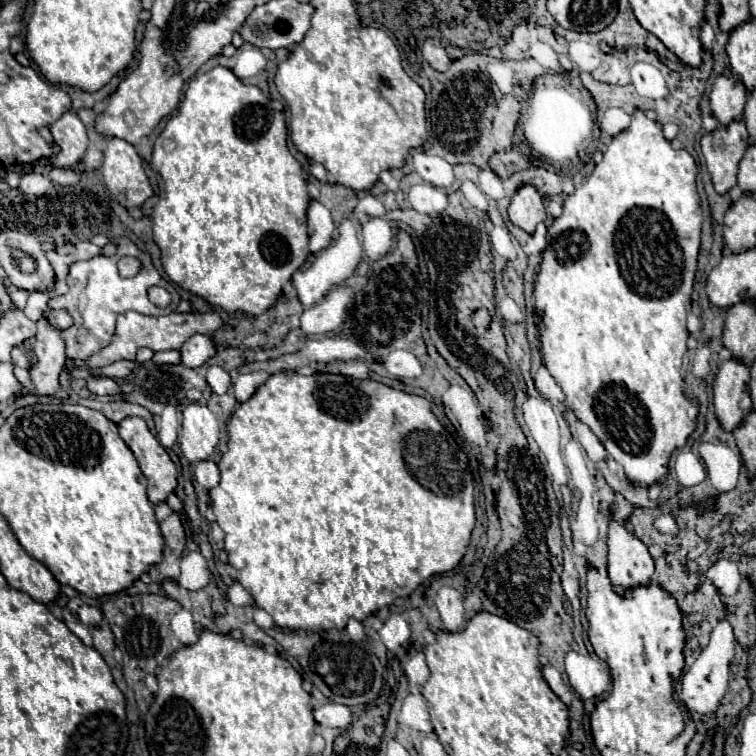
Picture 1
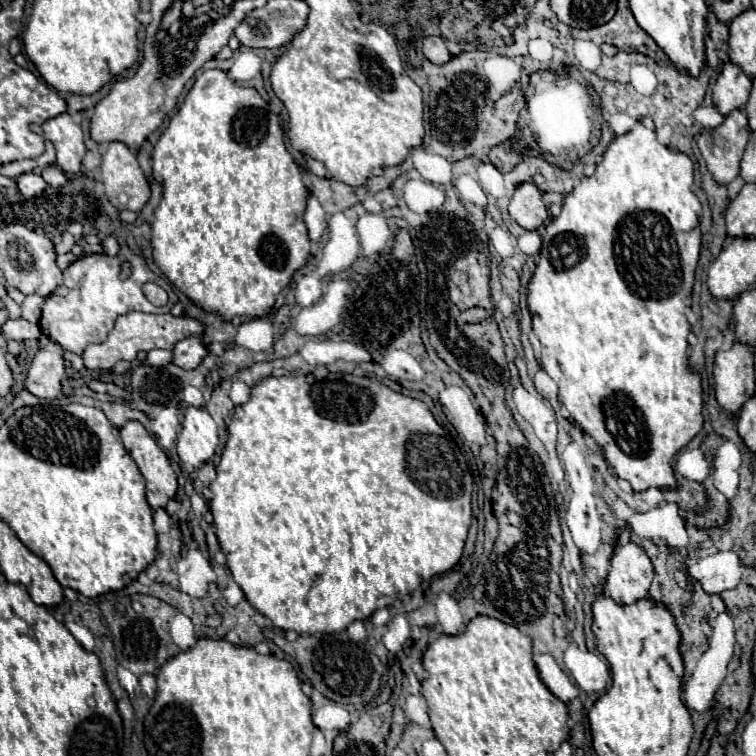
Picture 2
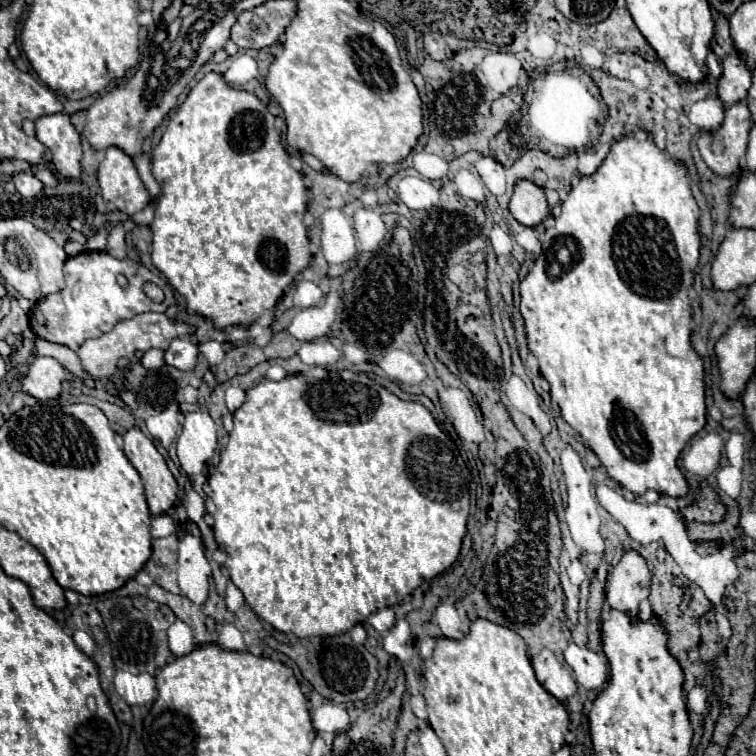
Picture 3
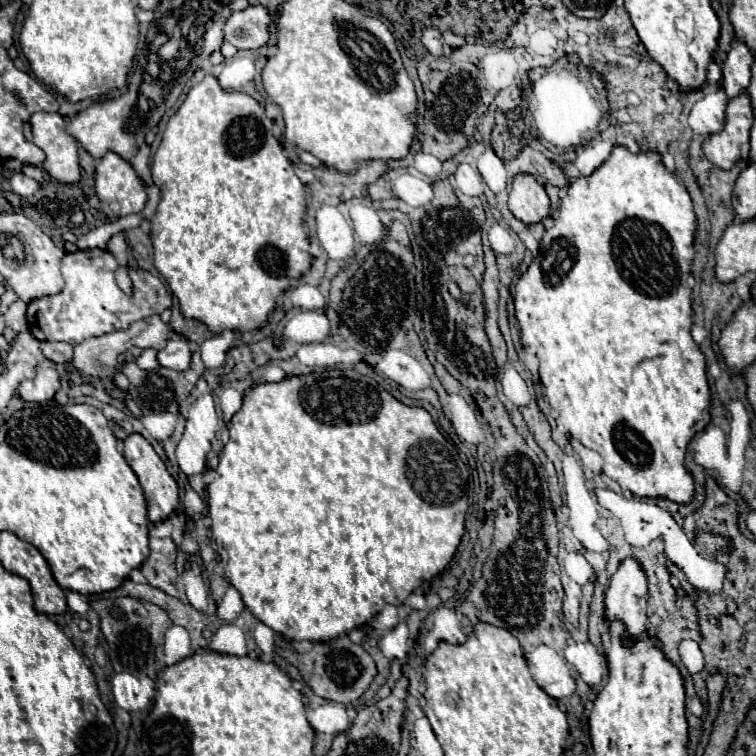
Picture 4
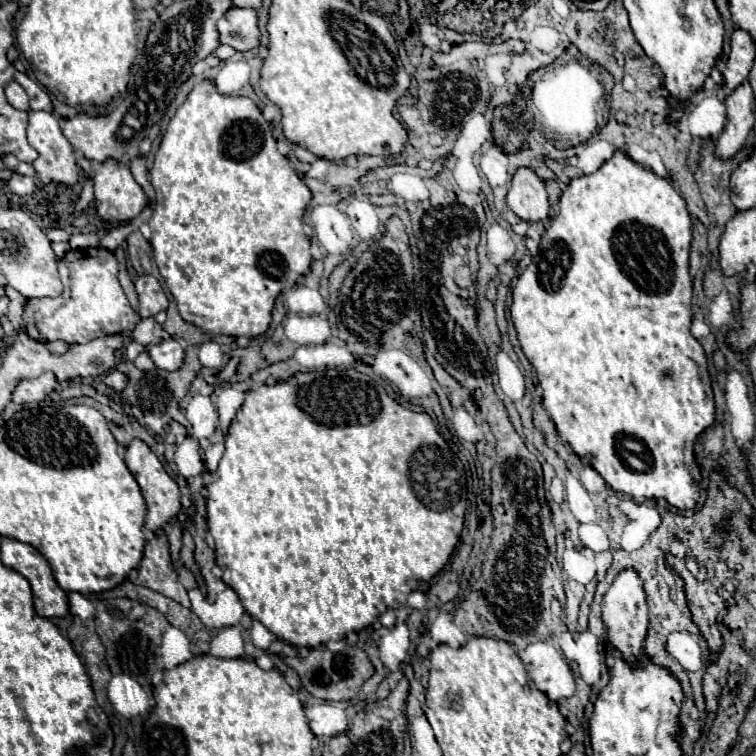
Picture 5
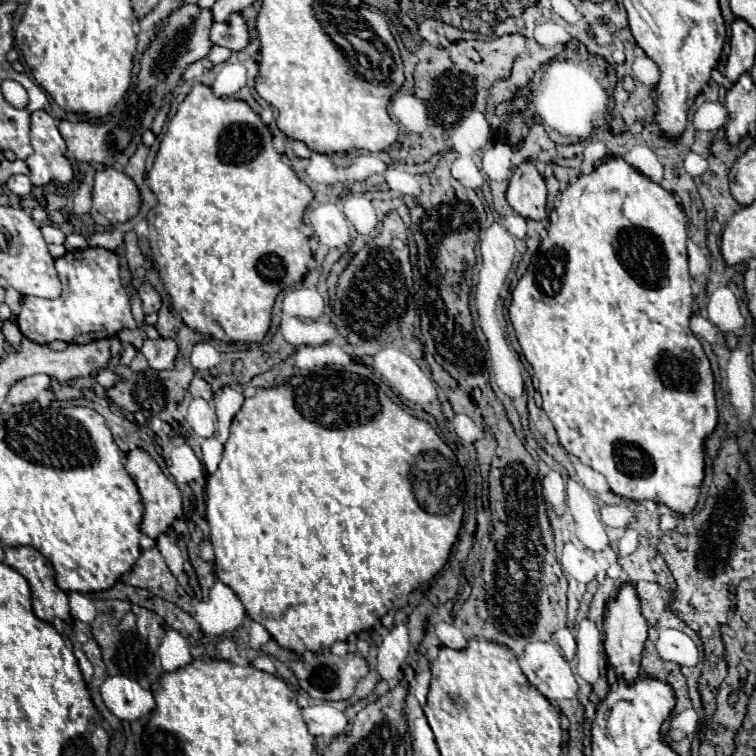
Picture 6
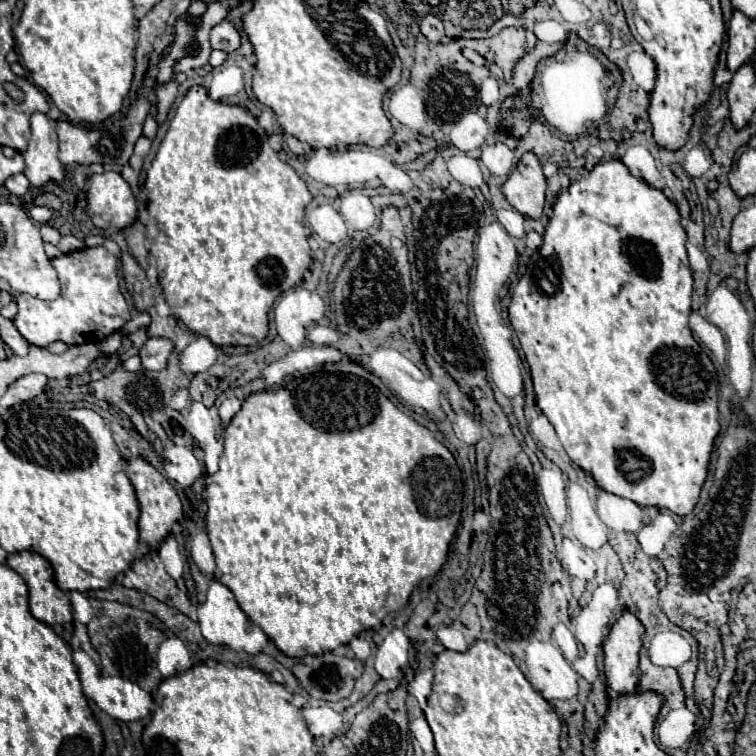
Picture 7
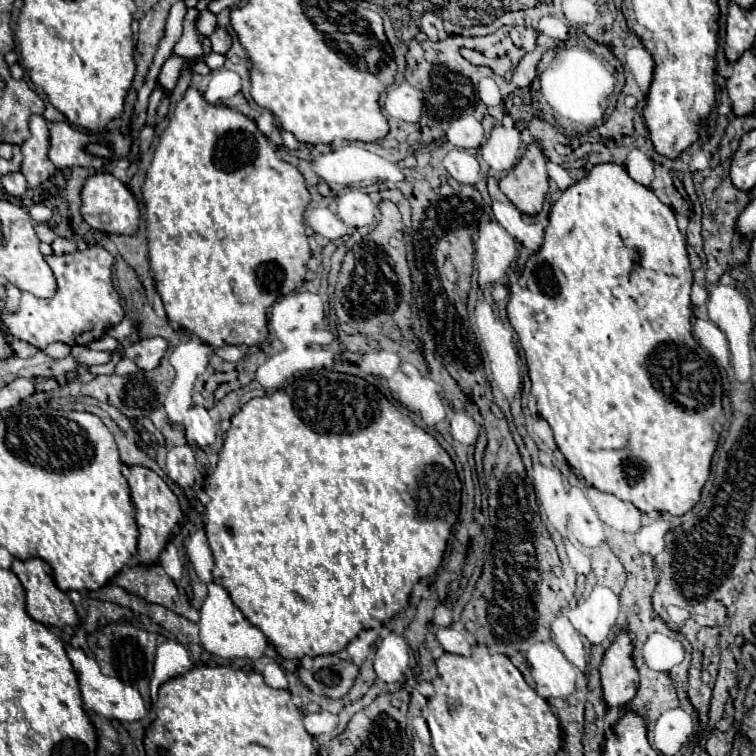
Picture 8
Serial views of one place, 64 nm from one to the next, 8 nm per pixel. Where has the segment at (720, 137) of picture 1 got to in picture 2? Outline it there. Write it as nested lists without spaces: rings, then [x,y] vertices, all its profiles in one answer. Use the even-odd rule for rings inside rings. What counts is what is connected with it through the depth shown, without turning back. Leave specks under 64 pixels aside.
[[[734,110],[710,136],[698,138],[698,148],[718,184],[728,184],[740,174],[740,158],[746,150],[748,136],[750,126],[746,114]]]

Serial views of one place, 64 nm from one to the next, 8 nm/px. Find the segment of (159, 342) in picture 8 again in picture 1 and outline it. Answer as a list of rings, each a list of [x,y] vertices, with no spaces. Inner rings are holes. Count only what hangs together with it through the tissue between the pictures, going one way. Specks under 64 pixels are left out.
[[[194,334],[192,338],[188,338],[184,342],[184,346],[180,348],[180,356],[182,356],[182,364],[186,368],[198,368],[202,366],[208,358],[212,358],[216,354],[216,346],[210,340],[210,336],[202,336],[202,334]]]

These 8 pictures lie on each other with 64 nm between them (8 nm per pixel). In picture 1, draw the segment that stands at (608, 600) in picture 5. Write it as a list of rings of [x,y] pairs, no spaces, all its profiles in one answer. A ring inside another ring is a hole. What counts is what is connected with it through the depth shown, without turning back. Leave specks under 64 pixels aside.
[[[610,522],[610,530],[608,530],[608,578],[610,578],[616,594],[626,594],[628,590],[632,590],[632,586],[648,586],[652,574],[654,574],[654,560],[652,560],[648,548],[628,530],[626,524]]]

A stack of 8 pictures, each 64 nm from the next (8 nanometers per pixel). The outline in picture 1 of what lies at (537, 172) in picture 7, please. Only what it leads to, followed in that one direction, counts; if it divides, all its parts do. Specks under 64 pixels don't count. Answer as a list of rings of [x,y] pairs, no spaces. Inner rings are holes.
[[[530,184],[522,186],[512,196],[512,202],[508,206],[508,216],[510,216],[512,224],[520,226],[528,234],[532,234],[540,222],[548,220],[548,214],[546,214],[544,204],[542,204],[542,196]]]

